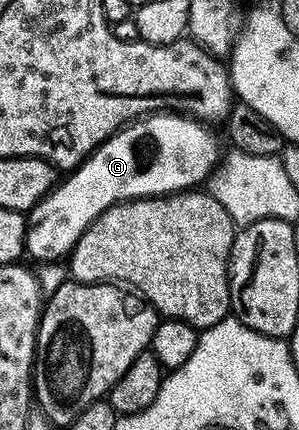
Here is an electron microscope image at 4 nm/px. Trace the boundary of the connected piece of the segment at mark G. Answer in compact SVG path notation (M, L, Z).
M153 113L137 119L126 127L115 131L96 148L75 171L64 180L57 182L36 204L27 212L26 222L28 232L24 238L24 250L30 256L48 263L51 259L60 259L69 254L85 229L92 224L106 209L115 203L127 203L130 199L150 199L162 195L175 195L181 191L196 189L216 171L222 159L220 143L211 126L201 120L193 119L179 113Z

